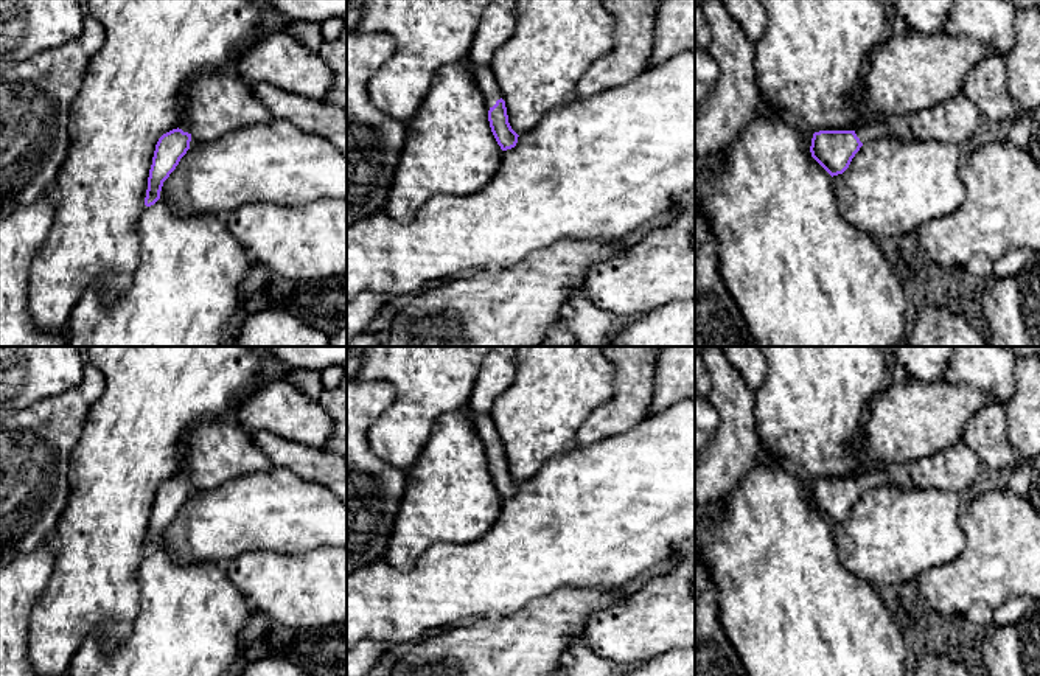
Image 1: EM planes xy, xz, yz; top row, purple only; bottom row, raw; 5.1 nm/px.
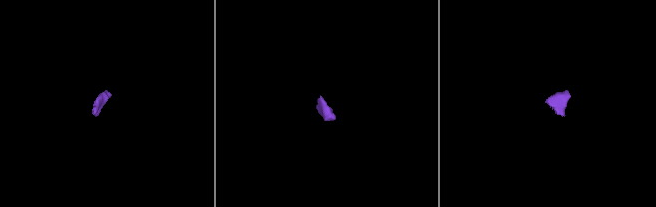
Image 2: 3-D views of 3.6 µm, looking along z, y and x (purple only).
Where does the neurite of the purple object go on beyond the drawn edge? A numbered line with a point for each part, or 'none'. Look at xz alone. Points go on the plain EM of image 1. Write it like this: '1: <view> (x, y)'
1: xz (485, 429)

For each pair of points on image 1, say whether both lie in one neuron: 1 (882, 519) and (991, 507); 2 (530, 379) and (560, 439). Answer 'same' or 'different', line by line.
1: different
2: same

